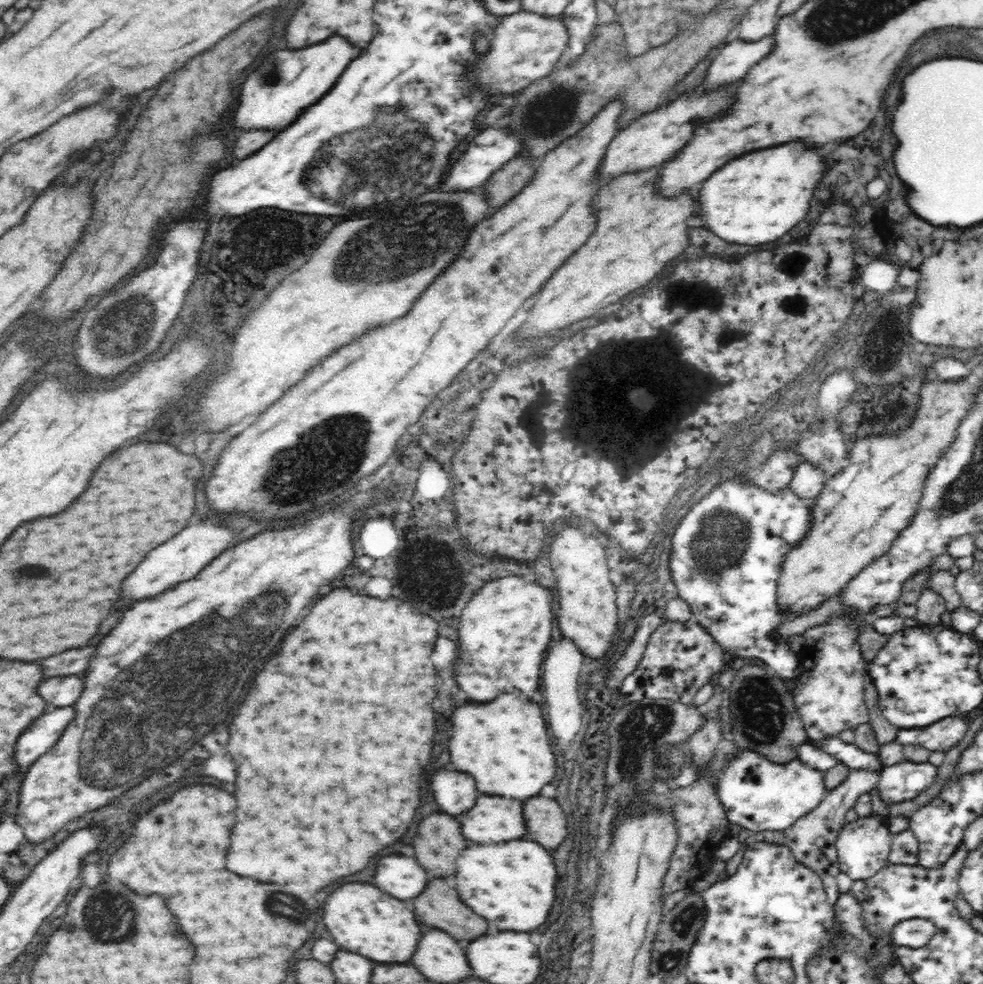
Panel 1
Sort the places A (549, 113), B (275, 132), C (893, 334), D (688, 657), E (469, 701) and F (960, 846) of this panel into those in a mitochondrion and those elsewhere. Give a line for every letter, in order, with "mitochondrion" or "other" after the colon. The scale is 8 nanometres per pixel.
A: mitochondrion
B: other
C: other
D: other
E: other
F: other

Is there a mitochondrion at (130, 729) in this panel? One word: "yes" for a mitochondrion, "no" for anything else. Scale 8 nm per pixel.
yes

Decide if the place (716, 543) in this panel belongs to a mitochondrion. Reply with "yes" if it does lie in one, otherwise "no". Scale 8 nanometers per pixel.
yes

